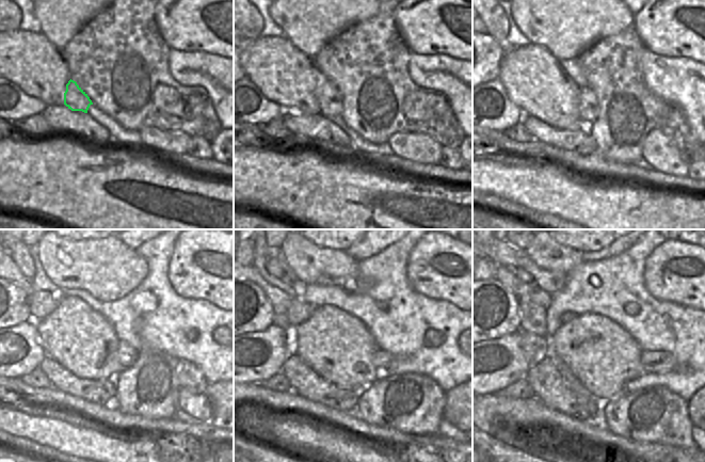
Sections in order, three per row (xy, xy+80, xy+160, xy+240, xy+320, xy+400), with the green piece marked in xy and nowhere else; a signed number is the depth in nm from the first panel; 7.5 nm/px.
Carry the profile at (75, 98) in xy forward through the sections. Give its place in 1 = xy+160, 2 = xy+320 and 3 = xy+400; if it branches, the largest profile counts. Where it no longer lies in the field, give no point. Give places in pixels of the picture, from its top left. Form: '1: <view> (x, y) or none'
1: xy+160 (588, 108)
2: xy+320 (381, 357)
3: xy+400 (653, 362)

